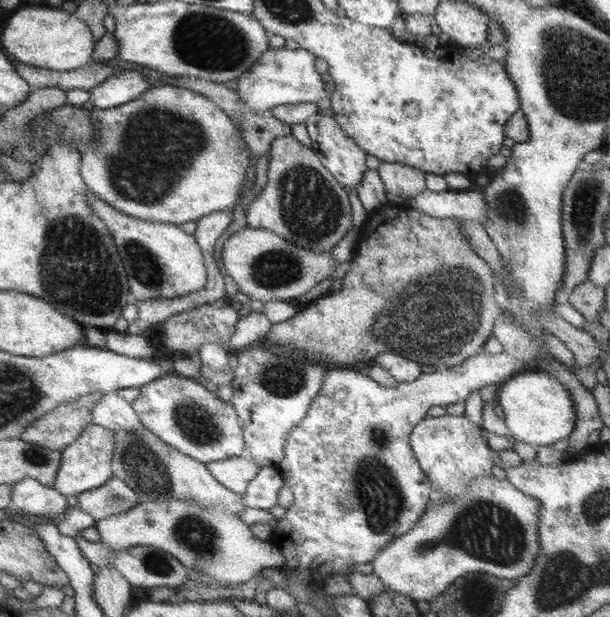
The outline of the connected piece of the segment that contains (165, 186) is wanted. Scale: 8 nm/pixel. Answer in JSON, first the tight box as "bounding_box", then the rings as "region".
{"bounding_box":[80,85,251,225],"region":[[[174,85],[151,86],[144,94],[141,94],[140,98],[126,104],[109,109],[93,108],[91,117],[95,120],[95,140],[91,142],[91,146],[83,151],[80,170],[87,188],[106,204],[122,211],[125,215],[128,214],[146,222],[166,222],[174,225],[185,222],[196,223],[200,217],[207,217],[208,214],[234,207],[236,200],[238,200],[240,186],[247,176],[247,170],[250,166],[248,157],[251,152],[245,141],[240,137],[240,131],[236,129],[232,119],[209,98],[195,93],[193,90],[175,87]]]}

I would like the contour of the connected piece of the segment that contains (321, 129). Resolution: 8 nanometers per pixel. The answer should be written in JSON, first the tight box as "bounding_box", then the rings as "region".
{"bounding_box":[305,113,368,190],"region":[[[316,113],[305,122],[305,125],[313,142],[313,149],[324,168],[327,168],[342,186],[351,186],[357,190],[362,180],[362,174],[368,169],[364,150],[354,142],[353,138],[344,134],[334,117]]]}

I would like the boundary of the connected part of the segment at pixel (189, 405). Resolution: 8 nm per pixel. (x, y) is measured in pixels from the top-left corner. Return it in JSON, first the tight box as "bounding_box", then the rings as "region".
{"bounding_box":[131,374,246,465],"region":[[[166,374],[142,386],[131,406],[145,428],[162,442],[205,465],[246,455],[243,428],[234,406],[220,400],[199,380]]]}

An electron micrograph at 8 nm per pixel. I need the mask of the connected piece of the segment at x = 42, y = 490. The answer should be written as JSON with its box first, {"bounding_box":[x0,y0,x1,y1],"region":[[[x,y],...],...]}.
{"bounding_box":[10,478,67,516],"region":[[[24,478],[12,485],[10,493],[10,510],[22,510],[26,514],[48,516],[62,512],[67,506],[66,496],[54,488],[46,488],[33,478]]]}

